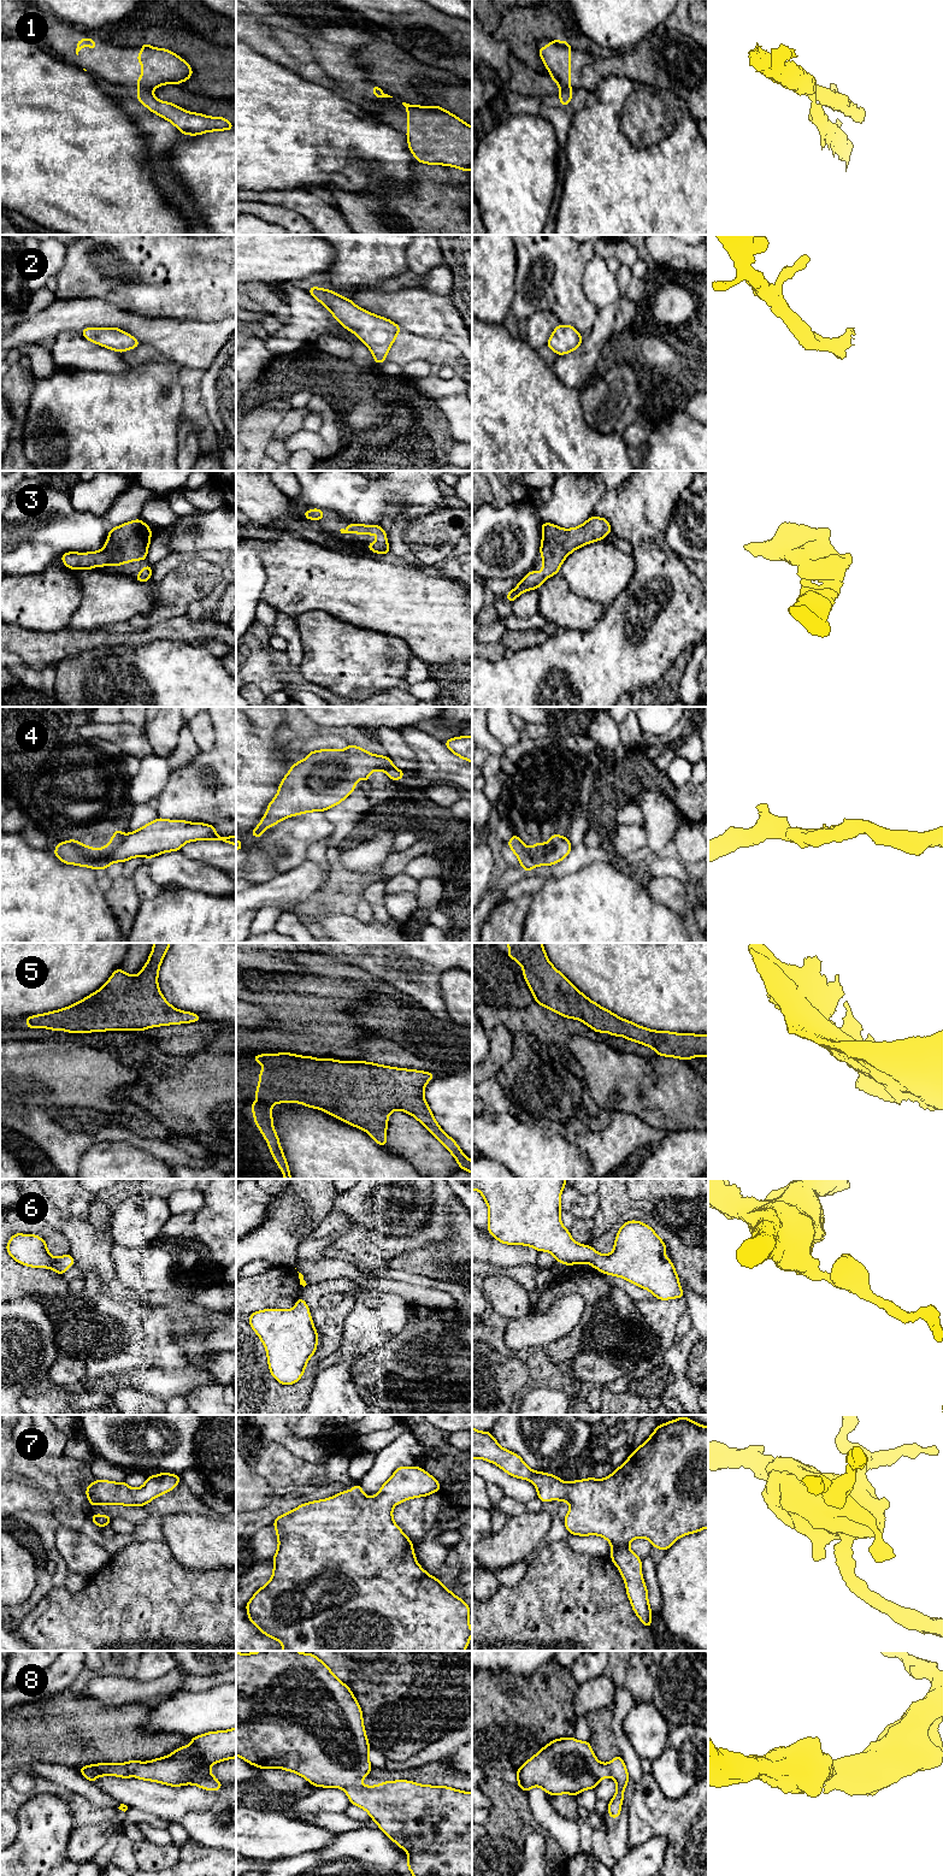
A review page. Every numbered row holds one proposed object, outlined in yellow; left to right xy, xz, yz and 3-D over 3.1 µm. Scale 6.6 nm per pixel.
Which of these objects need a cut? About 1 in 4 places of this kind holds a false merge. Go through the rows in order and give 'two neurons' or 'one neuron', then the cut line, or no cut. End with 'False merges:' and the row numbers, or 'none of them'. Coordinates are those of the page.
1: two neurons; cut xy (151, 89), (137, 90)
2: one neuron; cut none
3: one neuron; cut none
4: one neuron; cut none
5: one neuron; cut none
6: one neuron; cut none
7: one neuron; cut none
8: one neuron; cut none
False merges: 1

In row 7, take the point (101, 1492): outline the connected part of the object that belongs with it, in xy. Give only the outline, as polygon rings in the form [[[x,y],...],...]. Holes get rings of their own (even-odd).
[[[169,1473],[148,1476],[143,1486],[138,1488],[128,1486],[125,1481],[95,1480],[86,1488],[86,1494],[89,1505],[118,1504],[125,1506],[145,1506],[155,1497],[176,1488],[179,1481],[179,1475]]]

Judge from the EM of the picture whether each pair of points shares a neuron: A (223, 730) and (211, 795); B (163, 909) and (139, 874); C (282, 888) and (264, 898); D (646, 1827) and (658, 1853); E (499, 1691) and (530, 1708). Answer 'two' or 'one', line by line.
A: one
B: two
C: one
D: two
E: one

